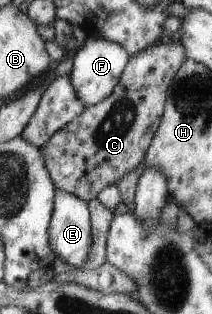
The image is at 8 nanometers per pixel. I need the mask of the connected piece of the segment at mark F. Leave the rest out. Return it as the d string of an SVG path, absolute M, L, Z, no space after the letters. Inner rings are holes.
M85 37L81 45L72 54L75 69L71 74L71 79L74 88L77 89L79 99L87 109L98 106L109 99L114 91L117 91L118 85L122 82L122 75L131 58L120 43L102 37L99 39Z

